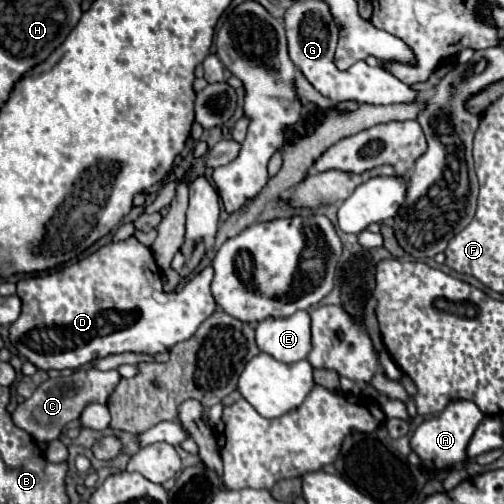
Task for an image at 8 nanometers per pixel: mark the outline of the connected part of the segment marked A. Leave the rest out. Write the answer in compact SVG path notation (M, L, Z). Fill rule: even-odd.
M452 399L438 417L428 419L418 425L418 429L414 431L414 435L410 439L410 447L420 455L422 465L428 471L430 469L448 469L450 465L454 467L456 463L466 461L466 445L482 419L484 419L484 415L476 407L476 403L466 401L466 399Z

